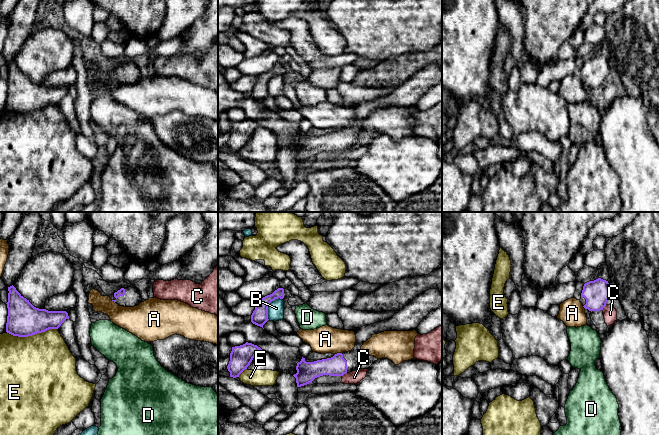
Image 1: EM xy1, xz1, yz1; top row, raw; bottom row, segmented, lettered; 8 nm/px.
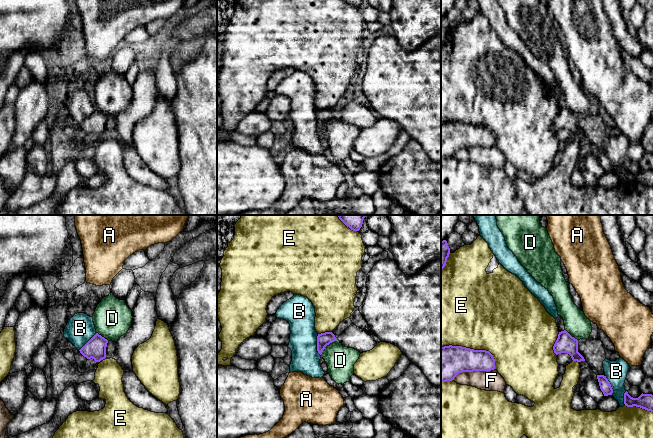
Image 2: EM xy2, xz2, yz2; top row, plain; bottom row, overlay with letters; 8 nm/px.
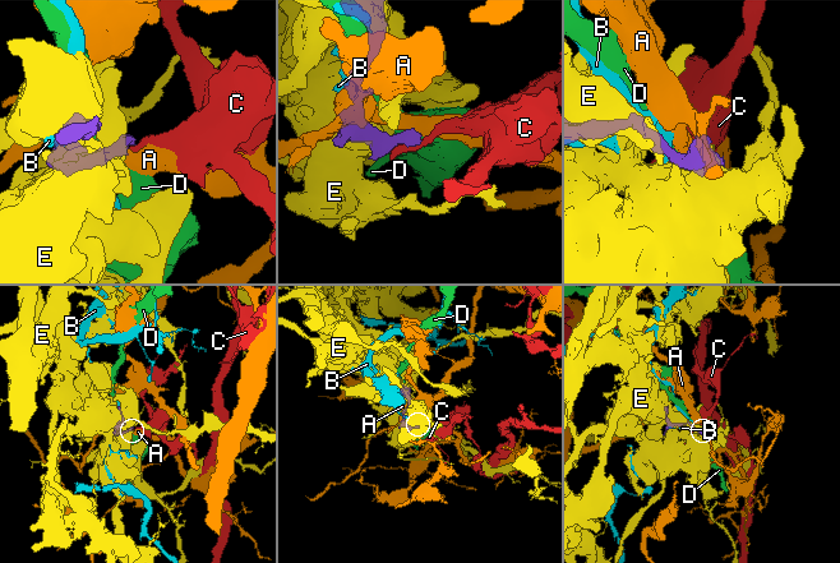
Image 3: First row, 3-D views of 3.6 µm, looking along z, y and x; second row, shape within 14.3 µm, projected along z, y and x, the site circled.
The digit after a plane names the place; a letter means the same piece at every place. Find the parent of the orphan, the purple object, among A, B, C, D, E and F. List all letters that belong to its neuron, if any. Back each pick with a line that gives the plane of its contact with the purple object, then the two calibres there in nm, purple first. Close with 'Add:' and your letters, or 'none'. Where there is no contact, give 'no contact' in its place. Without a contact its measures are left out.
Add: none

